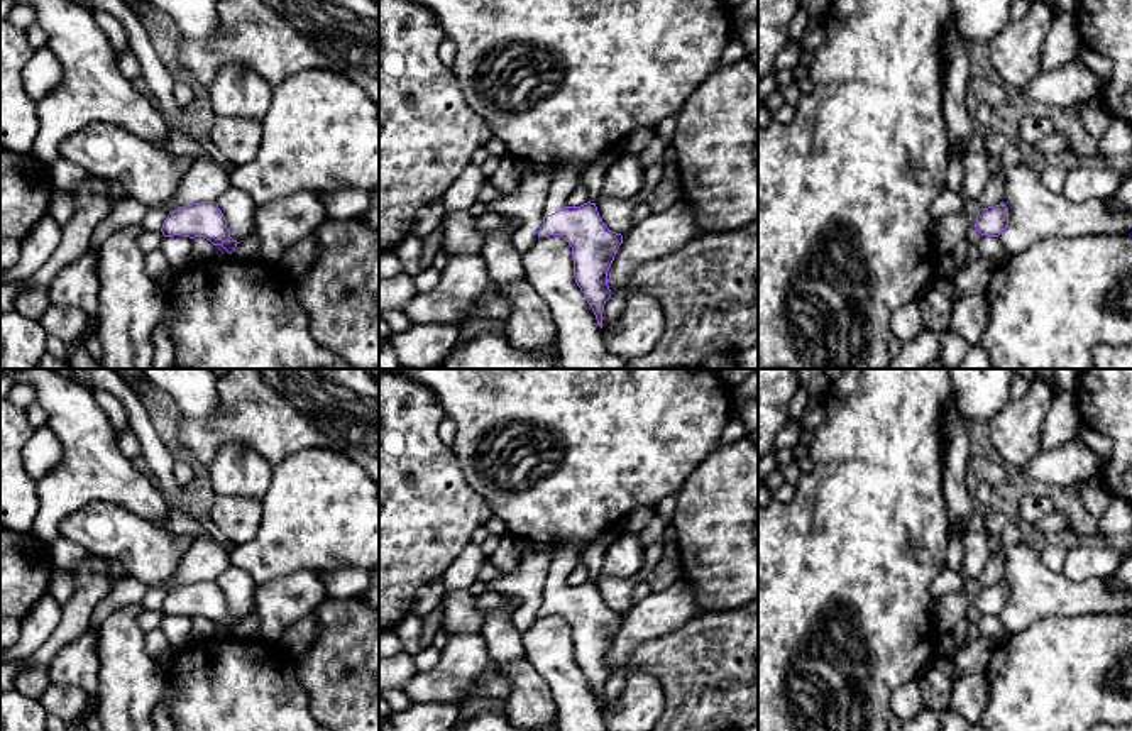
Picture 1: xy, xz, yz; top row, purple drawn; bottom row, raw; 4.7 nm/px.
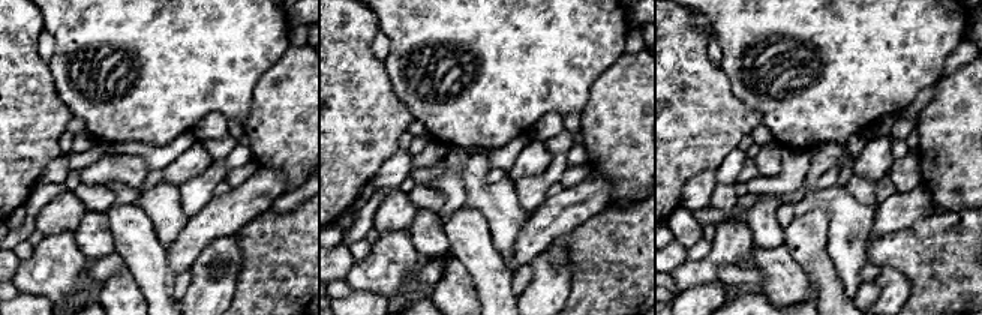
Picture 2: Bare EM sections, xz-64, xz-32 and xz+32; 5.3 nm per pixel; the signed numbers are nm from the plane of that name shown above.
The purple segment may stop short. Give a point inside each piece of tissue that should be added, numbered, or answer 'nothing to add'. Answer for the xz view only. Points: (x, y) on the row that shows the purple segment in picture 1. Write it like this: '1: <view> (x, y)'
1: xz (566, 180)

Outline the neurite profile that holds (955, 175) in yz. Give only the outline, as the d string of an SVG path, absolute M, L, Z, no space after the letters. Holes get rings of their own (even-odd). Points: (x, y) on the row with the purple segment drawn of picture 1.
M951 157L948 162L946 176L942 178L944 188L959 191L964 181L964 169L961 159Z

